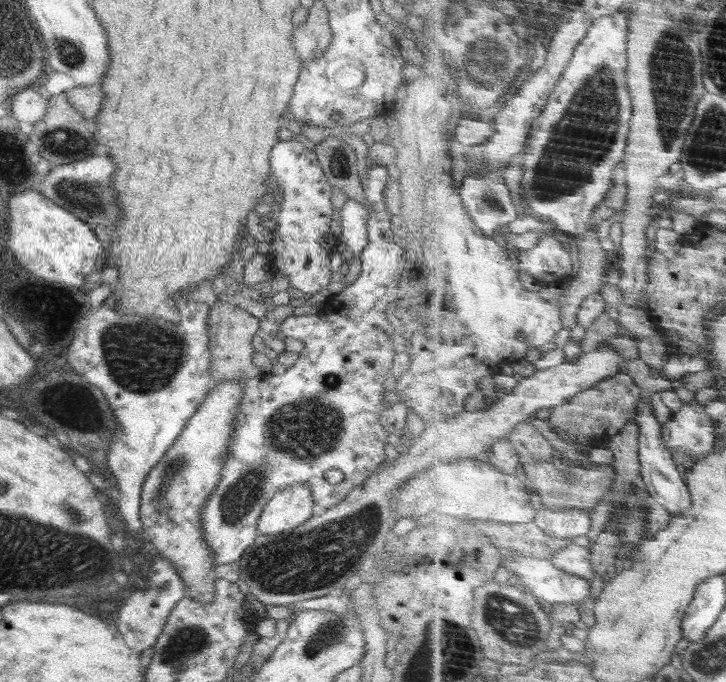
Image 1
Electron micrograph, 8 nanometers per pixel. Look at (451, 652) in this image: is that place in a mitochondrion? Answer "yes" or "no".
yes

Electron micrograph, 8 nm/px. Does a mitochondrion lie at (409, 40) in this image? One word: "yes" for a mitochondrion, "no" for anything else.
no

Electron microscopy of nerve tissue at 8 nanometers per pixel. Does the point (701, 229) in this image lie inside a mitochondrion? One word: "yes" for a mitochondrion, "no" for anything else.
no

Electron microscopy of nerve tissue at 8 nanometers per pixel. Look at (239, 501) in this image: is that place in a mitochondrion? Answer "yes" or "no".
yes

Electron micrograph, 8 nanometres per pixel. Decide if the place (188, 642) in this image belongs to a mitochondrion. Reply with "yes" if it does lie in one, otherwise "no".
yes

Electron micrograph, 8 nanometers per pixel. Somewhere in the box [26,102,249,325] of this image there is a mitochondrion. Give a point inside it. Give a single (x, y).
(81, 196)

